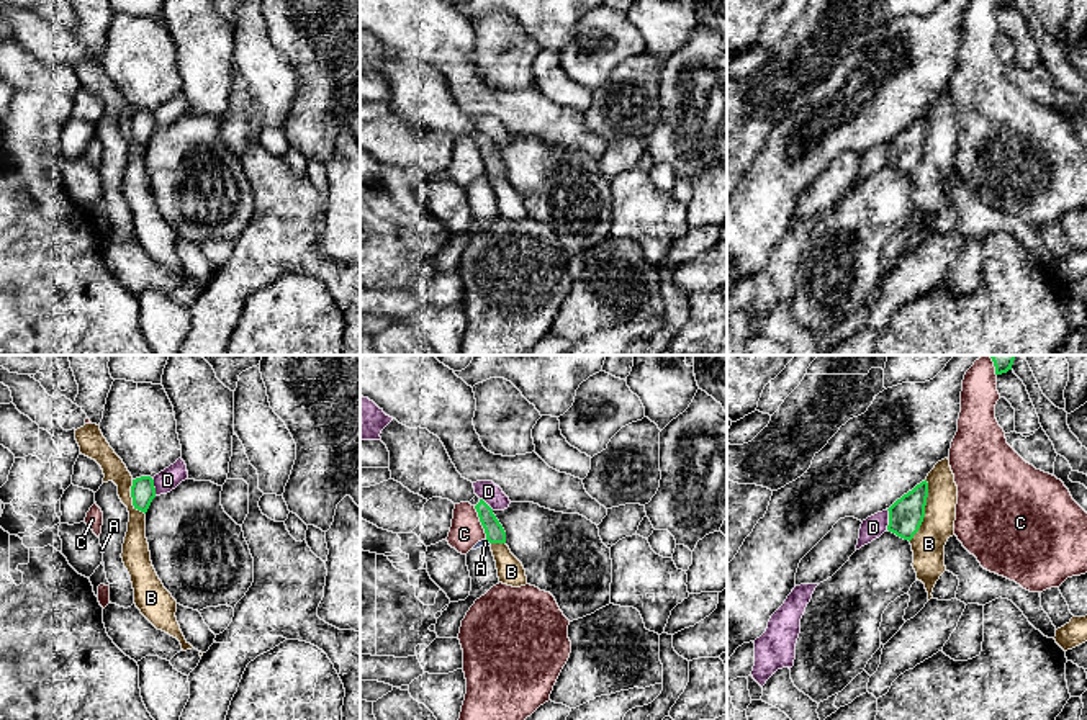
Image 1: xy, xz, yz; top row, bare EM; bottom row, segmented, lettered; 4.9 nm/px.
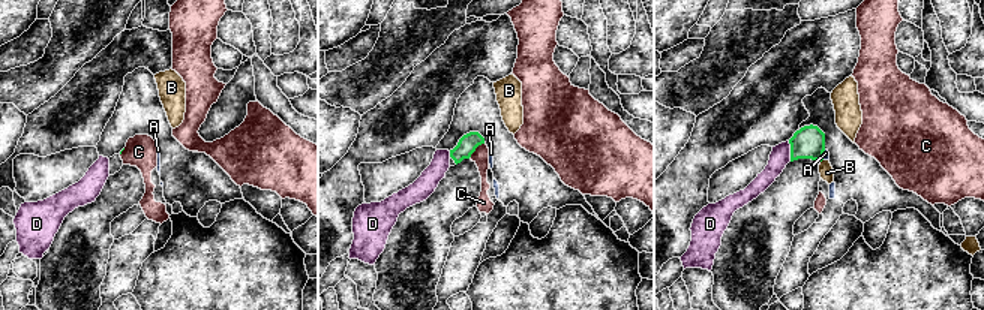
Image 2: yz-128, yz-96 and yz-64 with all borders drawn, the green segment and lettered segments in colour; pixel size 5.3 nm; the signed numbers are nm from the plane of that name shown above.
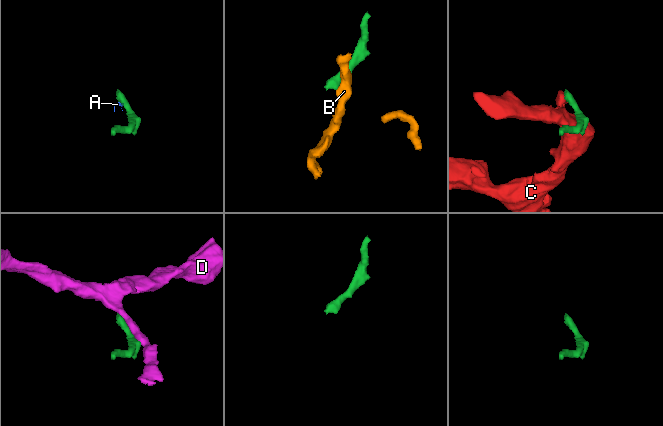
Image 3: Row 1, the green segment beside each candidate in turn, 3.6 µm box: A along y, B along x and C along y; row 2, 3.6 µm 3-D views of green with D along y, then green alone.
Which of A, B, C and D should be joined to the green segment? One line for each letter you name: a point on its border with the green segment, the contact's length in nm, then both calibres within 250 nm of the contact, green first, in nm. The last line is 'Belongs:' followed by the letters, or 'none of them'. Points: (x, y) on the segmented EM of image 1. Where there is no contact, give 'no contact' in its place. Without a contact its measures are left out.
Belongs: none of them

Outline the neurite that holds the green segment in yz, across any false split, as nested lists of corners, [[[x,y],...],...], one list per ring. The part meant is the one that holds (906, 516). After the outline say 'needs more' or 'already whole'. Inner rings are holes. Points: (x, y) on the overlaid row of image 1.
[[[925,479],[887,509],[887,530],[910,542],[923,522],[927,497],[928,483]]] | already whole

